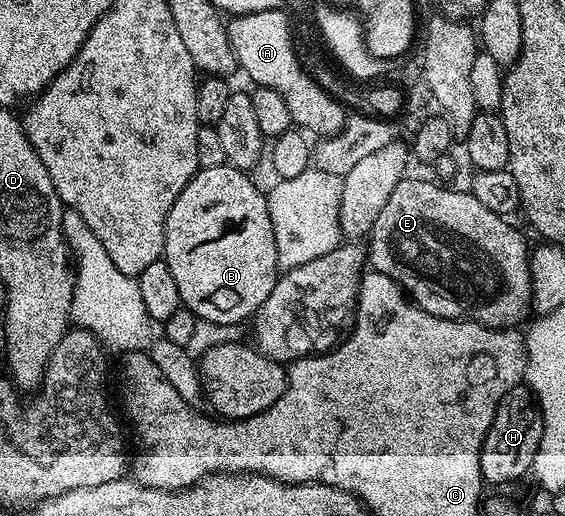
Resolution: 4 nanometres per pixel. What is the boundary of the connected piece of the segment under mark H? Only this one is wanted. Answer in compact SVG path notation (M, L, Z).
M527 384L515 385L498 403L498 411L494 415L494 423L490 423L490 431L486 431L486 439L480 452L480 473L485 482L491 485L504 485L507 481L516 481L519 477L528 477L534 455L538 455L538 447L542 443L544 430L544 412L536 401L536 394Z

